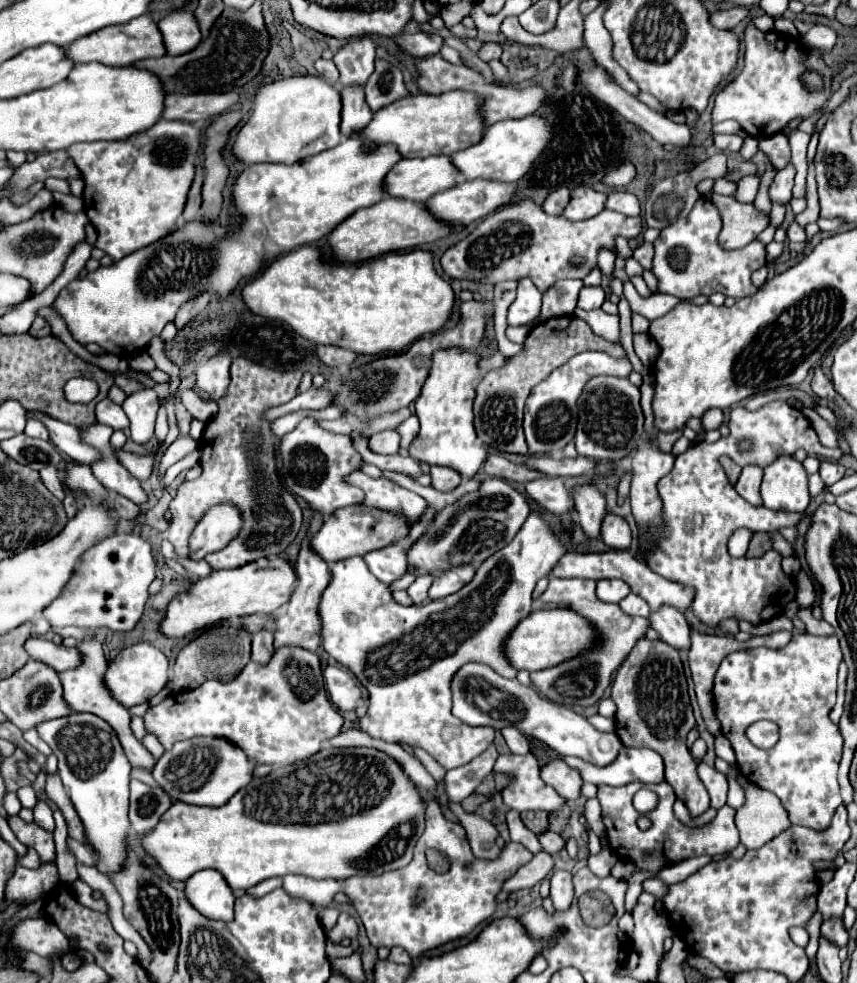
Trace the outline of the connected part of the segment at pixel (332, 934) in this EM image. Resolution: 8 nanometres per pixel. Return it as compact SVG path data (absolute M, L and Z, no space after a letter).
M341 913L337 925L327 933L327 937L329 937L333 943L339 943L339 941L345 939L345 937L347 937L347 939L357 939L357 937L359 937L359 925L357 925L357 921L355 921L351 915Z

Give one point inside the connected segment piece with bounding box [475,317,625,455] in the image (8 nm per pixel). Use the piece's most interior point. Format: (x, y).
(501, 395)

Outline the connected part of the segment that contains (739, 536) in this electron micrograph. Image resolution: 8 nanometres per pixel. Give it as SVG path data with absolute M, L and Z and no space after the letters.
M741 527L733 533L733 537L729 539L729 555L731 557L745 557L745 551L747 551L747 545L749 545L749 539L751 539L753 531Z

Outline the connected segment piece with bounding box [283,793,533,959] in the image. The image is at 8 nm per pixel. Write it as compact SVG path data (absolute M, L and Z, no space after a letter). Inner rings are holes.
M425 793L425 801L429 805L427 827L425 827L425 833L419 837L419 841L415 845L413 861L405 869L389 871L389 873L383 873L383 875L377 875L377 877L375 875L357 875L357 877L347 877L347 879L313 879L313 877L307 877L307 875L305 877L303 875L289 875L289 877L283 879L283 889L291 897L297 897L297 899L309 901L311 905L315 903L315 905L321 905L321 907L327 907L333 901L335 893L339 893L339 891L345 893L353 901L361 921L367 929L367 937L371 939L371 943L375 947L397 947L399 945L409 953L411 959L417 959L425 951L431 951L431 949L441 947L449 941L455 941L459 937L469 935L477 925L481 925L485 919L489 919L495 913L497 893L501 891L503 883L509 877L513 877L519 867L529 863L533 853L527 851L521 843L511 841L501 849L499 857L495 857L495 859L475 859L473 853L471 853L465 829L459 823L447 821L441 813L441 807L433 801L433 797L429 793ZM427 849L435 849L449 859L451 867L445 875L439 875L439 873L435 873L427 867L427 861L425 861L425 851Z

